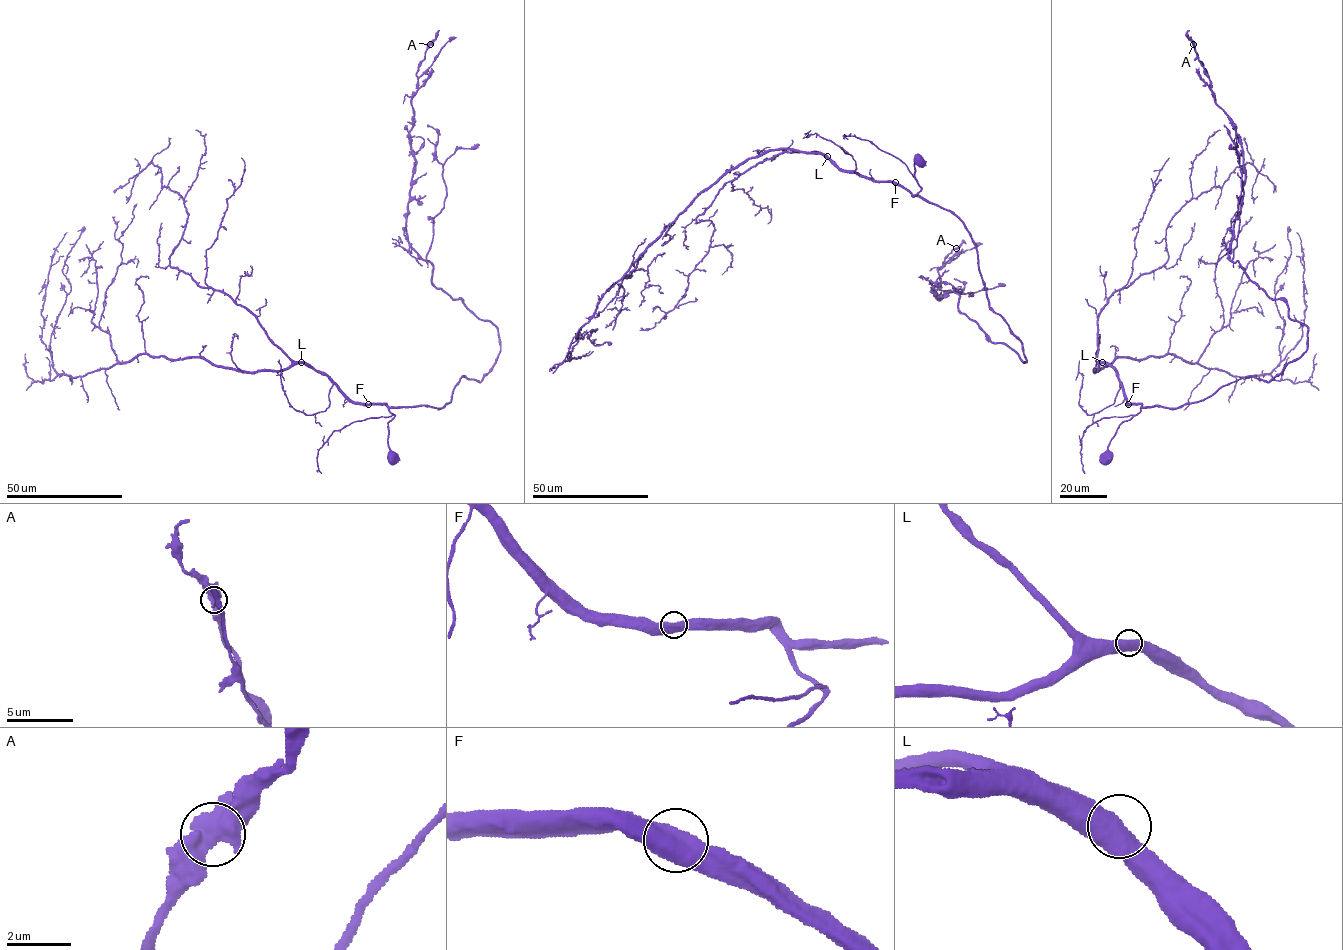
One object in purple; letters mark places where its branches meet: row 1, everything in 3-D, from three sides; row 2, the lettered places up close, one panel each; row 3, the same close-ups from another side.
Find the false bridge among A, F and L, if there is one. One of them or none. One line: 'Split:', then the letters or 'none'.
Split: none

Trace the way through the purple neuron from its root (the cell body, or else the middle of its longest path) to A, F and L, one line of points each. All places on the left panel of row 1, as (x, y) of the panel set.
A: (394, 457), (389, 408), (441, 408), (500, 350), (498, 328), (436, 287), (408, 240), (411, 101), (430, 44)
F: (394, 457), (396, 455), (388, 444), (388, 423), (394, 415), (385, 404), (368, 404)
L: (394, 457), (388, 444), (388, 423), (394, 416), (389, 407), (354, 403), (326, 375), (301, 362)

